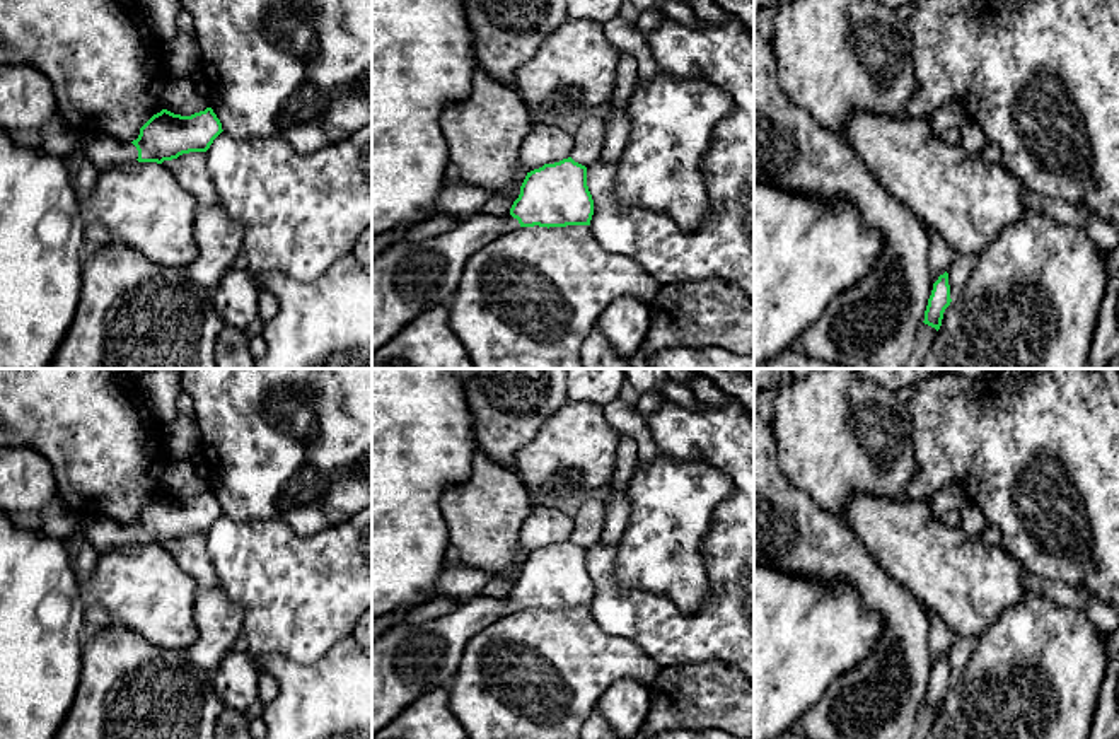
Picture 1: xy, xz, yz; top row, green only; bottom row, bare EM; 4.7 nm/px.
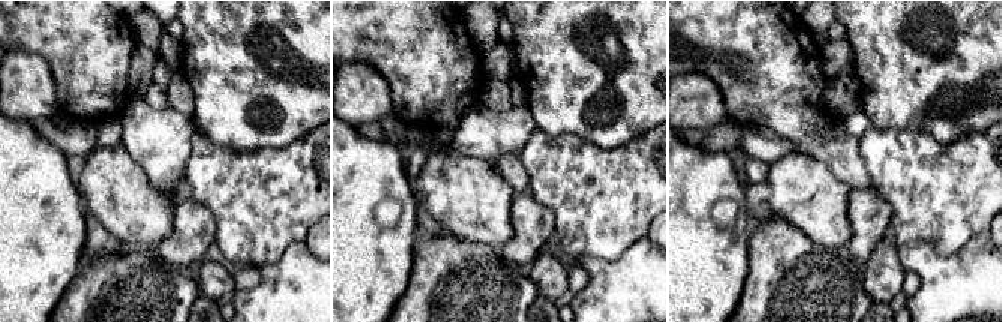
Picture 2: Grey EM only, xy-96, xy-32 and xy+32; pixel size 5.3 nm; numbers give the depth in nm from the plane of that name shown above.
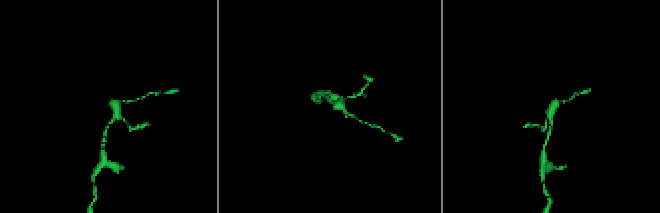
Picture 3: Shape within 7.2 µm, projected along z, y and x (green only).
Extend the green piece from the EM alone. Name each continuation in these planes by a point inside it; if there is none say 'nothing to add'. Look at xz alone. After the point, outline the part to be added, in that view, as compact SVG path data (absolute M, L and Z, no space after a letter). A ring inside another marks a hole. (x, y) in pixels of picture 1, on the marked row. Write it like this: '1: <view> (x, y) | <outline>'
1: xz (408, 279) | M478 212L459 220L450 232L418 242L399 241L375 256L372 259L372 353L420 314L447 304L459 287L467 259L498 236L519 227L519 220L512 215L495 217Z

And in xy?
1: xy (103, 151) | M104 131L78 133L78 147L75 155L85 157L99 171L135 162L138 150L131 142L121 142Z

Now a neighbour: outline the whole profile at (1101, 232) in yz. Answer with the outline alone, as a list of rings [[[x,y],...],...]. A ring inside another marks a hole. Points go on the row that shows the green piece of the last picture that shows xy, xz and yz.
[[[1025,191],[1023,201],[1032,210],[1041,210],[1061,224],[1078,225],[1102,249],[1110,251],[1119,246],[1119,230],[1099,218],[1085,207],[1075,207],[1054,196]]]

